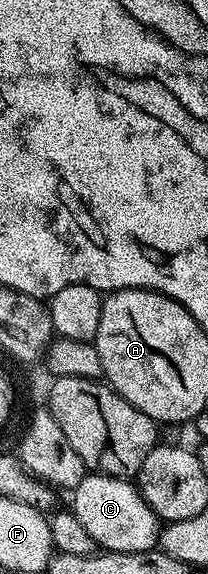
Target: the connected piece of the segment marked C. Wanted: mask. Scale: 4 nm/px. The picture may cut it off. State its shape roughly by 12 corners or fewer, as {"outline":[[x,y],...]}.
{"outline":[[90,472],[72,513],[95,547],[159,545],[160,519],[133,481]]}

